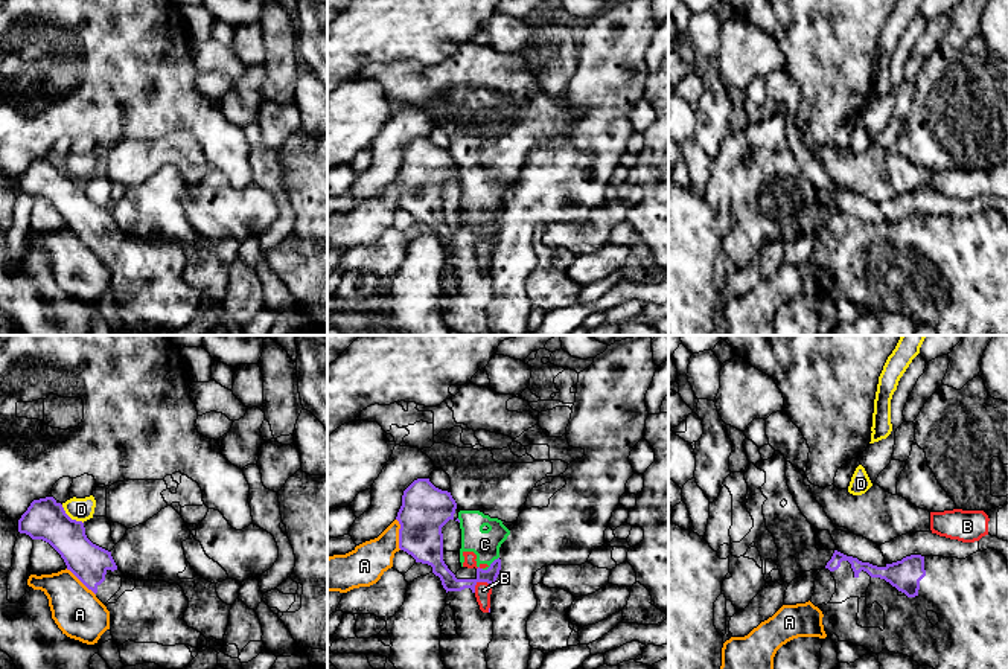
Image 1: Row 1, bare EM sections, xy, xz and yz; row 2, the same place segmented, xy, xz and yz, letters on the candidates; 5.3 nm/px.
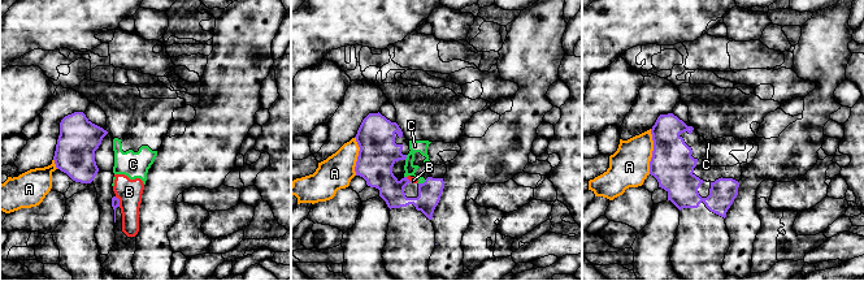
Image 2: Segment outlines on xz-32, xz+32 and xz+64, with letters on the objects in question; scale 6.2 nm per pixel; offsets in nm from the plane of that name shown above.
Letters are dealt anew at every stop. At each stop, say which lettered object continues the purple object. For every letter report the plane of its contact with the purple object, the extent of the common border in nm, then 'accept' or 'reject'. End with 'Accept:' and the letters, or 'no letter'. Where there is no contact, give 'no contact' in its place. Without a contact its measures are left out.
A: meets purple in xz; contact 170 nm long; reject
B: meets purple in xz; contact 110 nm long; reject
C: meets purple in xz; contact 120 nm long; reject
D: meets purple in xy; contact 160 nm long; reject
Accept: no letter

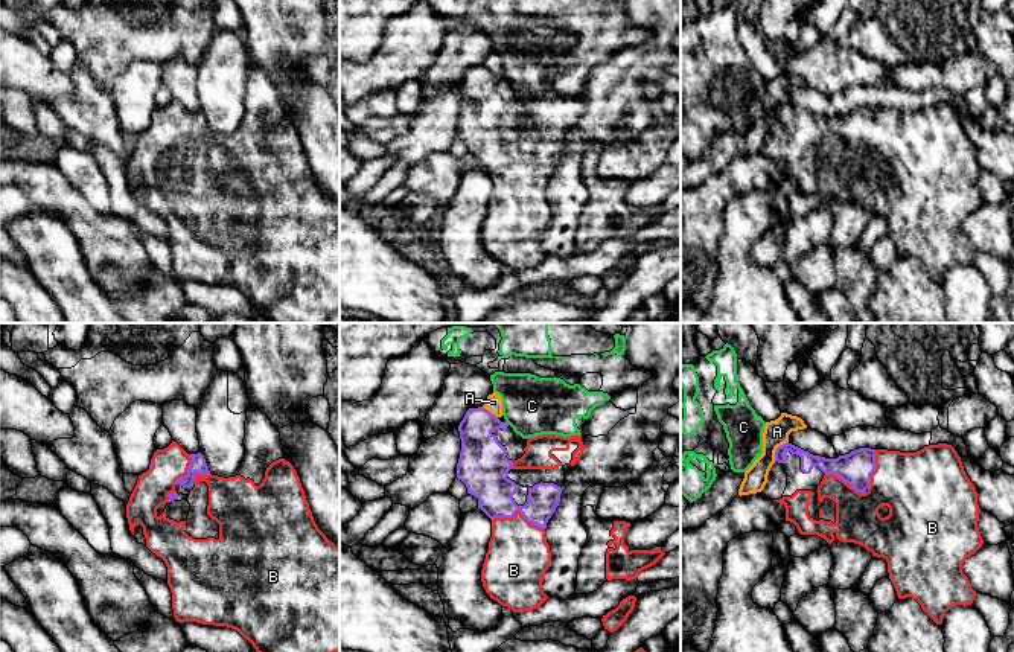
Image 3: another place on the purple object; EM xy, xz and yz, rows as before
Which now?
A: meets purple in yz; contact 130 nm long; reject
B: meets purple in xz; contact 280 nm long; accept
C: no contact; reject
Accept: B

